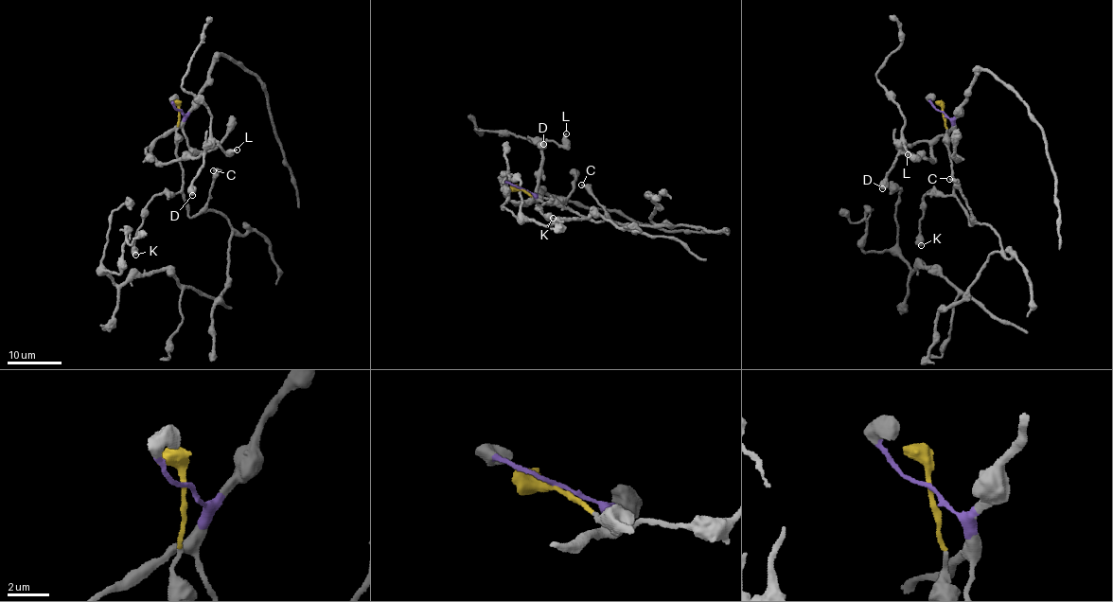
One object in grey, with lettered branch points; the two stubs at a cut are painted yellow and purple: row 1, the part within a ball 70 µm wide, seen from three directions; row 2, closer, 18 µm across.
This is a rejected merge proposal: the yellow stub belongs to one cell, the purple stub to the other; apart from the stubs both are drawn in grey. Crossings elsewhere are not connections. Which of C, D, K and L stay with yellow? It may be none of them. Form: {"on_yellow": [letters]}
{"on_yellow": ["C", "K"]}

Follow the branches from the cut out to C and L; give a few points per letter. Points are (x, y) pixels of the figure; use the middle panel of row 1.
C: (521, 188), (532, 199), (573, 209), (591, 221), (603, 221), (605, 210), (582, 185)
L: (521, 188), (534, 200), (517, 204), (536, 189), (538, 145), (556, 141), (562, 146), (566, 133)

